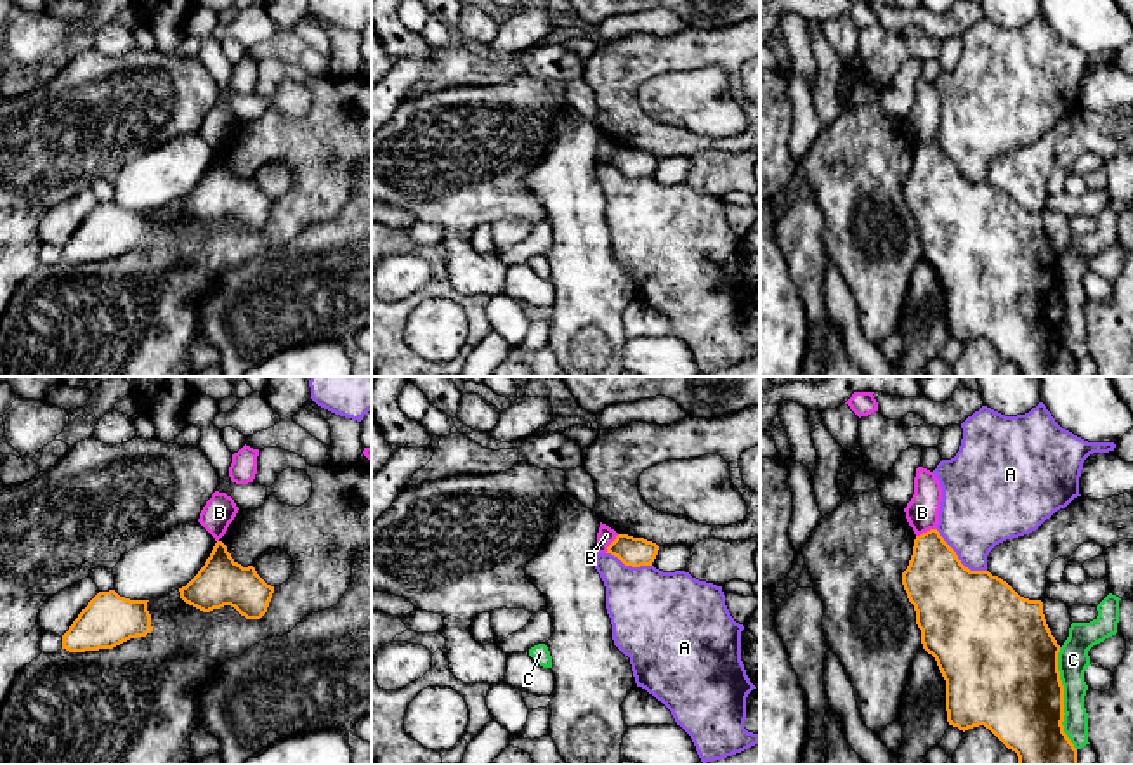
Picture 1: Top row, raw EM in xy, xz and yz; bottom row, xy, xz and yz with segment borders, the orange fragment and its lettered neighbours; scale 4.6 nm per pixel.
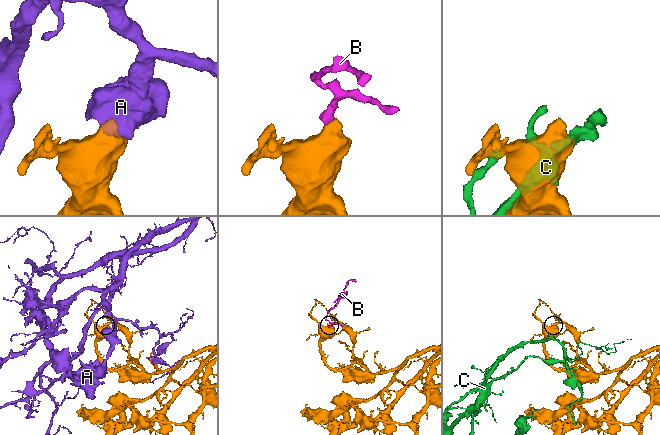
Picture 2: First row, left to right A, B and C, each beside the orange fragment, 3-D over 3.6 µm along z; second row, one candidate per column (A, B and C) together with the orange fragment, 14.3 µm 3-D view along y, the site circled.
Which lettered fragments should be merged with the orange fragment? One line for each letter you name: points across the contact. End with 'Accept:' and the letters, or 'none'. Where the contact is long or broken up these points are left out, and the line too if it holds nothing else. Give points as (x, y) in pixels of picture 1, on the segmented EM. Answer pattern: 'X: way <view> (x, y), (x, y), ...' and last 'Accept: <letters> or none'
Accept: none

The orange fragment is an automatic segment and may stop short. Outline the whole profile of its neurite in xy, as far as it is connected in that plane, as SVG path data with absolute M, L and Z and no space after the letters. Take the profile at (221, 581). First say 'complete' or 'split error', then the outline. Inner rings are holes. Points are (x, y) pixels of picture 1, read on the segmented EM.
complete; M217 541L205 566L179 592L186 604L203 612L231 605L246 619L260 619L267 612L274 586L253 566L238 564L227 546Z

